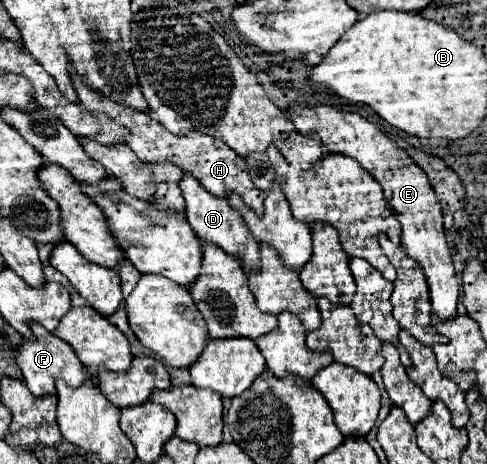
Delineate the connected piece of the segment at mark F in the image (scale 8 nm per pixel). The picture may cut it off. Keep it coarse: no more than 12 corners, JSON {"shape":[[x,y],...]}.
{"shape":[[47,329],[23,339],[19,367],[37,397],[85,383],[75,351]]}

